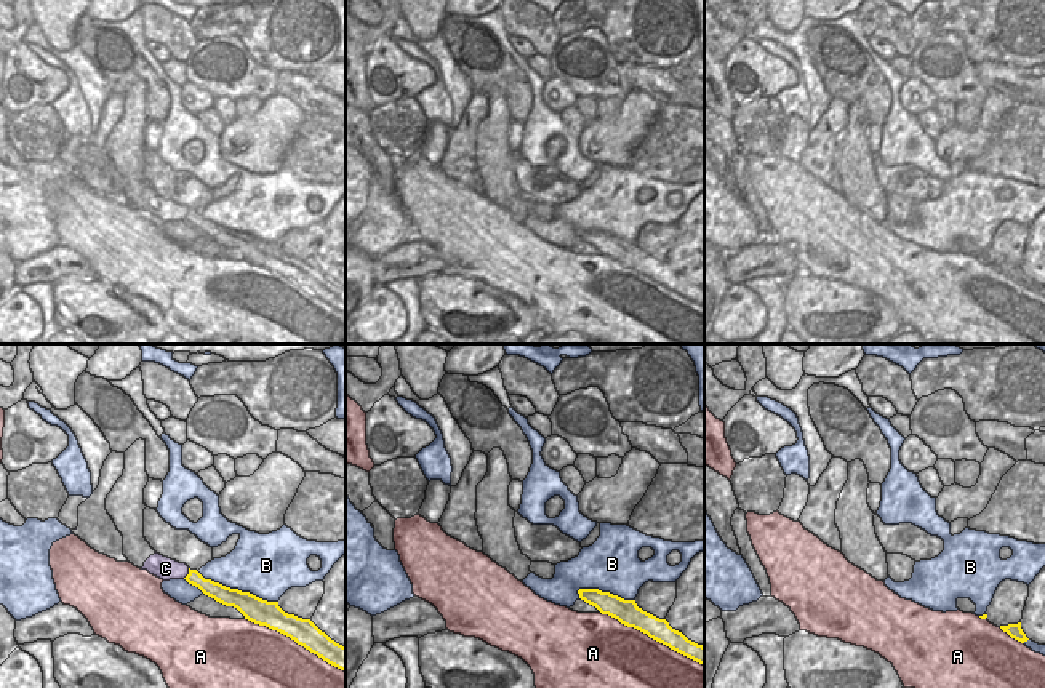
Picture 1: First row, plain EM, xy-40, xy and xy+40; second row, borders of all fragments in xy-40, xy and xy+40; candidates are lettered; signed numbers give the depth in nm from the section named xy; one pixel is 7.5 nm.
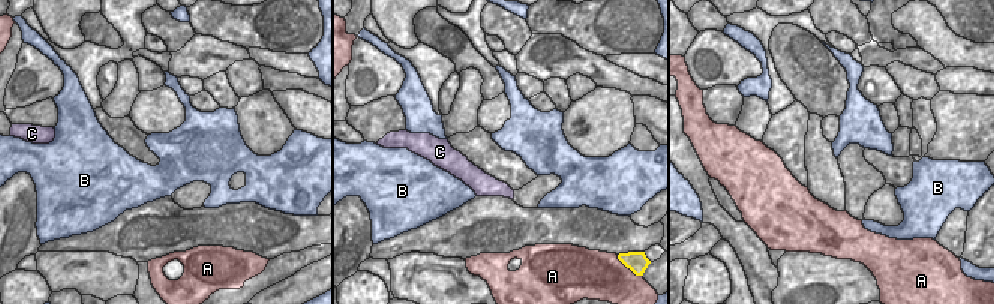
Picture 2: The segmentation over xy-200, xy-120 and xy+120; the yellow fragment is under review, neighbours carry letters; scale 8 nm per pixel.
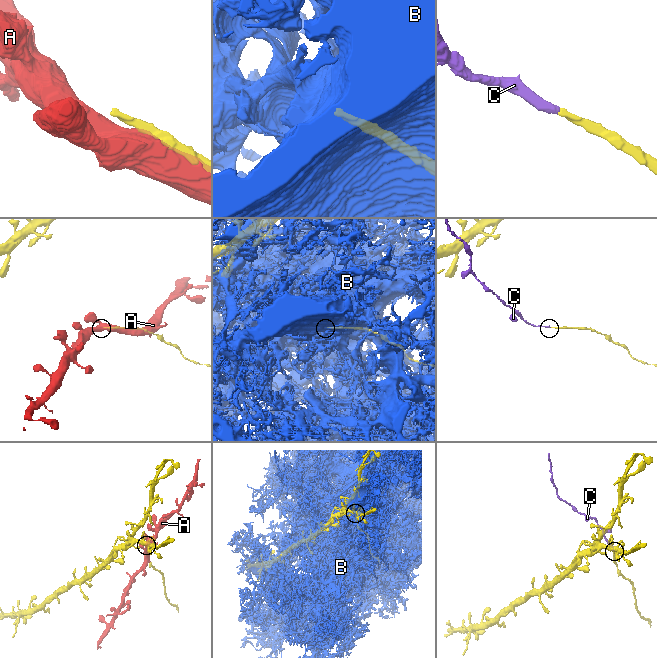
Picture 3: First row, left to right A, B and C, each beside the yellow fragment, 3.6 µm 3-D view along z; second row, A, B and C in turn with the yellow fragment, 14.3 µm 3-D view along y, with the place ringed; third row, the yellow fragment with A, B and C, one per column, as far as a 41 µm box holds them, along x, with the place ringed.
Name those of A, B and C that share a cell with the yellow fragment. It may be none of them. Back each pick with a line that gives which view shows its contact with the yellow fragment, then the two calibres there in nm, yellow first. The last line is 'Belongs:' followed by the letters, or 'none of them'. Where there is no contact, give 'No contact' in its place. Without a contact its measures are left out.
C: Touches yellow in xy-40. Thickness 130 nm (yellow) against 170 nm
Belongs: C

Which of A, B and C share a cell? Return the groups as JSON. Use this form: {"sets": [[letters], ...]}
{"sets": [["A"], ["B"], ["C"]]}

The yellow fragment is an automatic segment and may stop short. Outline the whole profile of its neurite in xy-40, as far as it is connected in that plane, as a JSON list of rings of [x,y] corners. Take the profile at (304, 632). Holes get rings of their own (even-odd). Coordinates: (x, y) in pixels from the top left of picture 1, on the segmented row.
[[[157,552],[144,562],[141,570],[147,570],[163,581],[186,579],[216,602],[237,608],[245,619],[290,637],[328,664],[346,672],[346,646],[331,640],[310,619],[285,613],[278,606],[278,602],[267,602],[250,592],[205,579],[197,570],[190,570],[186,563],[179,563]]]

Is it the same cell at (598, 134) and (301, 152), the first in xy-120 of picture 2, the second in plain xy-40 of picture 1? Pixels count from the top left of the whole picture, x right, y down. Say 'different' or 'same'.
different

